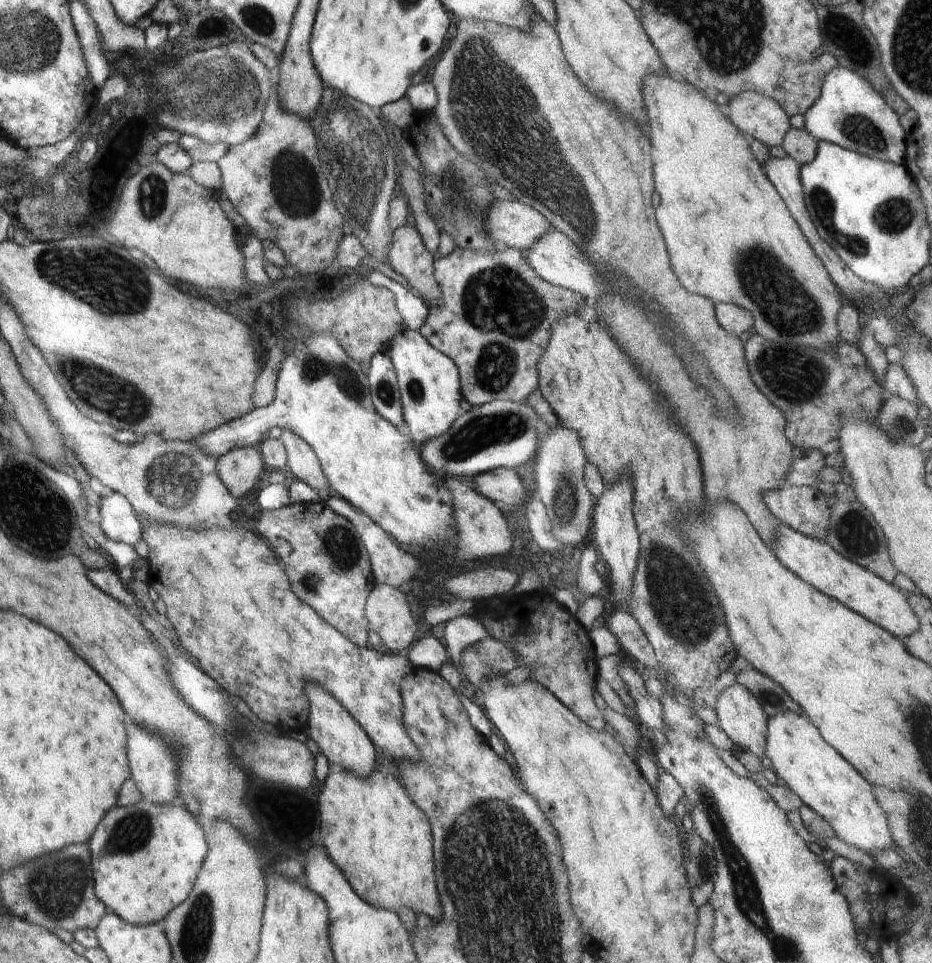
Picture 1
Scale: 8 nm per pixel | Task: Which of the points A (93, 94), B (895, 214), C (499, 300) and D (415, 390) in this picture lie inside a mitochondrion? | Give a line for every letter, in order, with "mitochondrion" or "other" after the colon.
A: other
B: mitochondrion
C: mitochondrion
D: mitochondrion

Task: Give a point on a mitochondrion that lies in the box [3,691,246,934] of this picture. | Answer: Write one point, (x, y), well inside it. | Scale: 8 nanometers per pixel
(55, 888)

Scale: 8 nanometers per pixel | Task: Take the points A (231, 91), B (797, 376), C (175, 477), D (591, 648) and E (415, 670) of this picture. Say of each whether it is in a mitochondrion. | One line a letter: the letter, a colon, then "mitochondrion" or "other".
A: mitochondrion
B: mitochondrion
C: mitochondrion
D: other
E: other

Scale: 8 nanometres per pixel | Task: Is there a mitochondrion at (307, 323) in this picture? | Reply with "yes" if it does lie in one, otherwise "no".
yes

